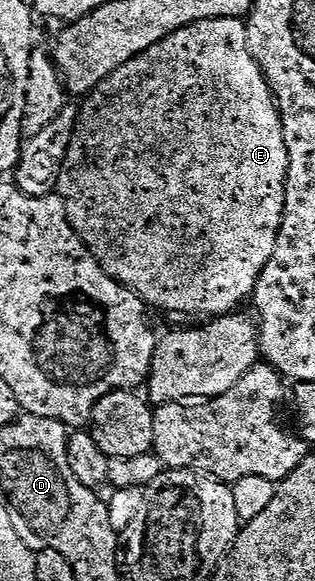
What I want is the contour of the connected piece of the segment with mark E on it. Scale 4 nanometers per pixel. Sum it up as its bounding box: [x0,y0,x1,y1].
[56,18,288,318]

